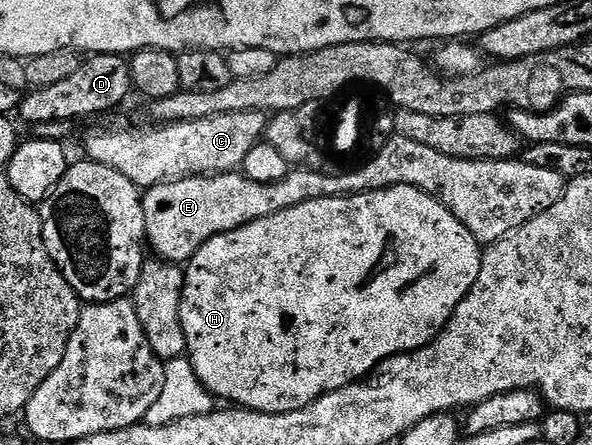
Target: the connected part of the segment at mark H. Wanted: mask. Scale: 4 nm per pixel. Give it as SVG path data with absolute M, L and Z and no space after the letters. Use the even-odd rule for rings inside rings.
M388 187L382 191L367 191L360 195L342 195L339 199L307 201L303 205L295 205L295 209L283 209L283 213L275 213L271 217L263 217L259 221L251 221L239 229L231 229L227 233L219 233L215 237L211 237L211 241L204 243L193 254L192 259L189 260L187 266L184 268L185 288L183 289L183 297L181 298L181 320L183 321L183 333L187 337L187 357L195 369L199 381L203 381L205 388L218 400L224 401L224 399L230 399L233 402L230 404L236 405L238 408L247 411L262 411L268 415L271 413L291 413L295 409L303 409L307 405L311 405L311 401L315 401L335 389L343 389L349 383L364 380L370 373L376 372L377 366L383 360L389 359L393 355L401 355L405 351L417 351L421 347L427 346L447 326L450 317L455 313L455 309L463 301L463 297L467 297L467 293L475 285L475 281L479 277L482 254L482 244L478 243L477 238L438 199L433 199L426 191L420 191L414 187Z

